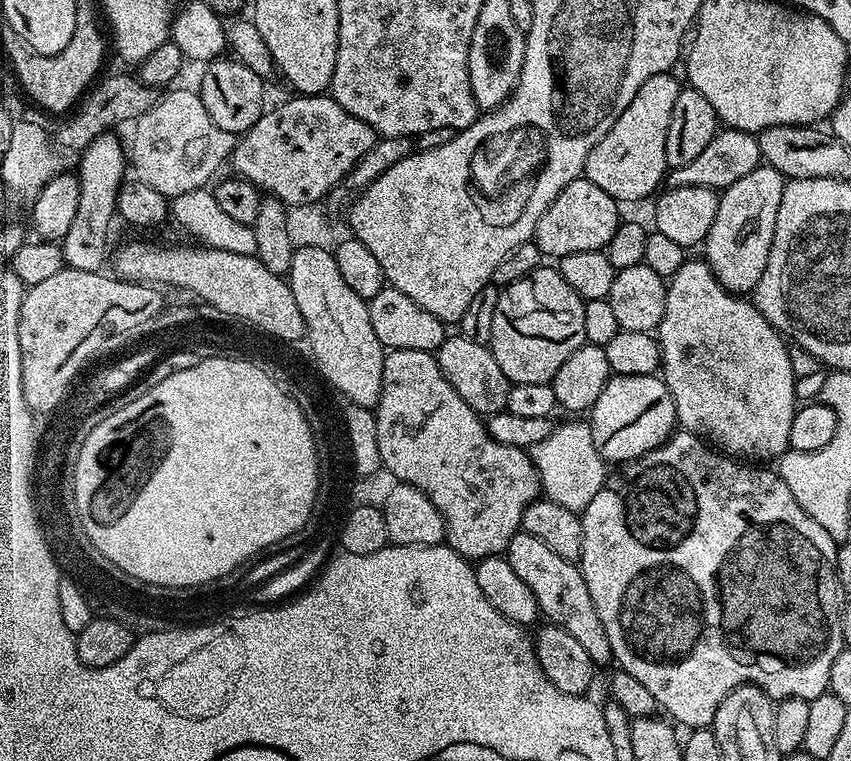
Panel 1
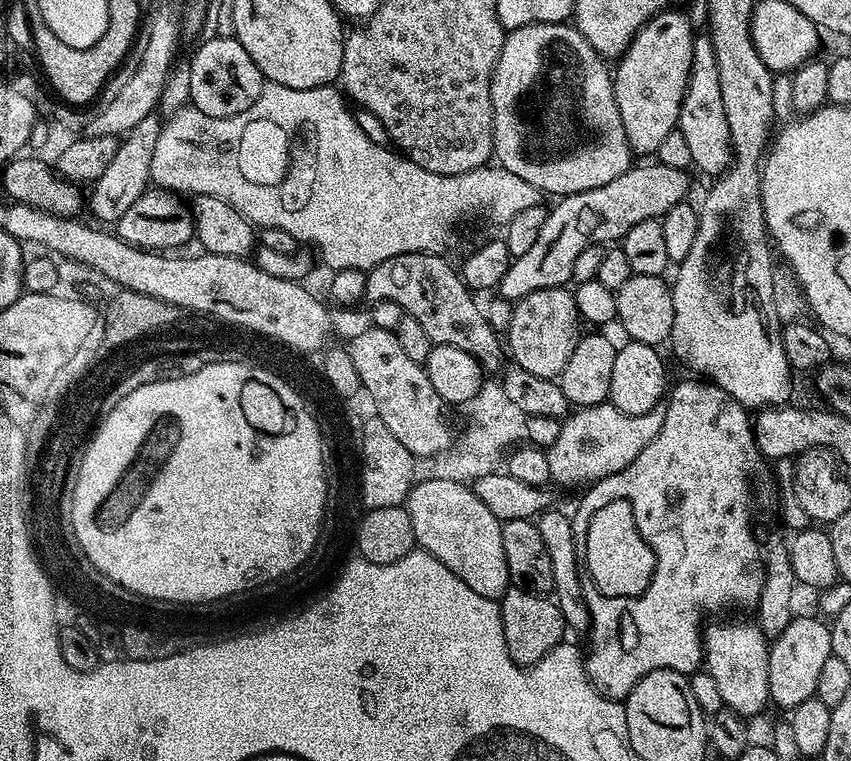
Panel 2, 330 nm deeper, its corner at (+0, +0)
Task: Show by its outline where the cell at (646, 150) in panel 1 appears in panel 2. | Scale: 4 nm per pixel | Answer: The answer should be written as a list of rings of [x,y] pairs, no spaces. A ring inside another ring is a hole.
[[[665,10],[651,16],[619,57],[620,65],[614,68],[612,85],[618,114],[622,114],[622,126],[626,126],[628,145],[640,158],[656,153],[666,134],[677,131],[680,123],[682,98],[686,94],[697,38],[687,14],[680,11]]]

